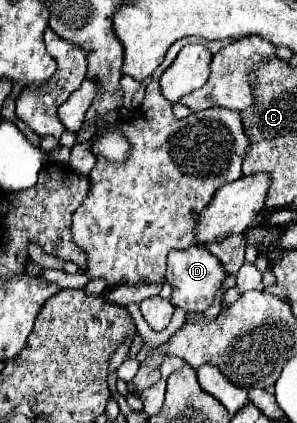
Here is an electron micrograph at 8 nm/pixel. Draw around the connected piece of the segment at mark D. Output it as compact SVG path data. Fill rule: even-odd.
M192 246L188 250L174 250L168 254L168 268L166 268L166 282L172 286L172 298L170 302L176 308L182 308L184 312L204 312L212 300L218 288L222 286L226 278L226 272L222 270L222 264L216 256L212 256L204 246Z

